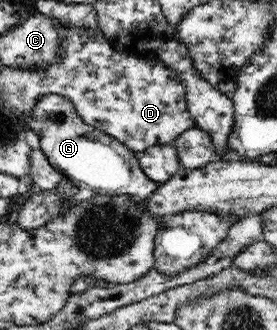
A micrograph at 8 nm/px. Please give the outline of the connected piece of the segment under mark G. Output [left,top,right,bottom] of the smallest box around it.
[25,94,161,199]

